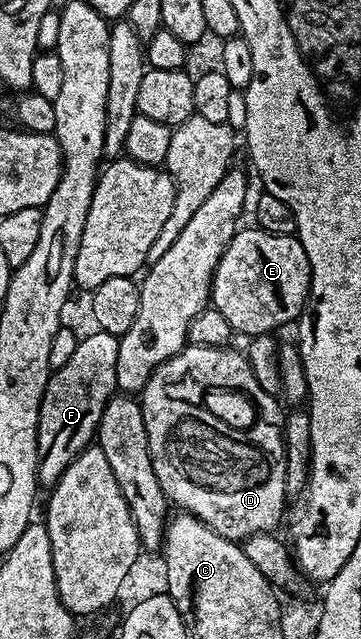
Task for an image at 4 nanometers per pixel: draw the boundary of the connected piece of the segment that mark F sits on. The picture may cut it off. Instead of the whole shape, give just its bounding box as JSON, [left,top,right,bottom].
[37,331,119,489]

